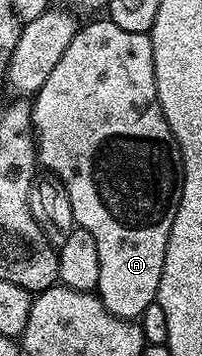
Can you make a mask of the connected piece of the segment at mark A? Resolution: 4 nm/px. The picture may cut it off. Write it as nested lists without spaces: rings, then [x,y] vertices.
[[[97,17],[94,23],[80,28],[71,45],[67,45],[67,53],[63,53],[59,65],[51,69],[51,77],[43,81],[43,85],[32,96],[33,134],[37,141],[37,162],[46,172],[58,175],[67,189],[71,201],[73,221],[76,226],[87,229],[91,237],[95,237],[95,246],[99,248],[99,285],[95,294],[103,301],[103,305],[120,319],[140,320],[147,305],[154,303],[159,289],[159,281],[163,277],[163,261],[167,253],[167,241],[171,237],[171,225],[175,221],[175,213],[179,209],[179,201],[183,193],[185,170],[181,164],[181,150],[175,141],[175,133],[171,133],[171,125],[167,125],[167,117],[163,117],[163,109],[159,105],[157,86],[155,85],[155,61],[153,60],[153,41],[146,33],[127,33],[127,29],[119,29],[107,17]]]

